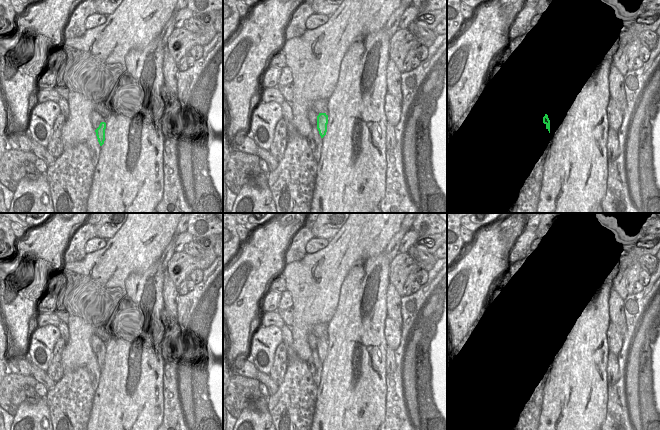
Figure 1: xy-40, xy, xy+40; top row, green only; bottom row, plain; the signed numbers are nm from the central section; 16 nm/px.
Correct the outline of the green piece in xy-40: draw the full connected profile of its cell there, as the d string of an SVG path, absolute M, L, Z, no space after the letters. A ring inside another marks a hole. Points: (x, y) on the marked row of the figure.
M101 122L99 127L95 130L100 146L102 146L105 141L105 129L106 129L106 123Z

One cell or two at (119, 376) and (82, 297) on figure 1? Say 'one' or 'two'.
two

